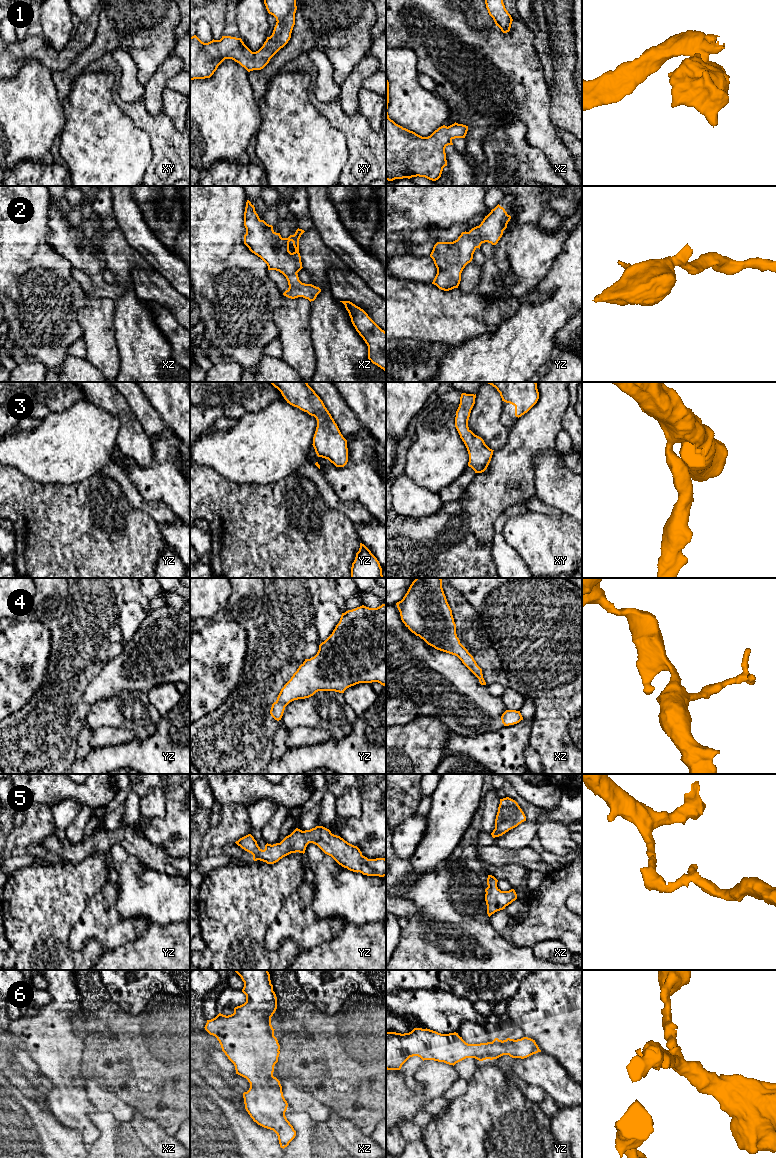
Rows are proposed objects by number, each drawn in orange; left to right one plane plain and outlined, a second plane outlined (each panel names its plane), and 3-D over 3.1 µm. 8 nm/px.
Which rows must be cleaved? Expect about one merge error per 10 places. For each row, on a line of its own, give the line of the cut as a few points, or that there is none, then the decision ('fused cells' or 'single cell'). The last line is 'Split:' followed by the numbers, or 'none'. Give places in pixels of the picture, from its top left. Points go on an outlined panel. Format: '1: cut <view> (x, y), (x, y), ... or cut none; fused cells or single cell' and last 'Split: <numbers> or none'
1: cut none; single cell
2: cut none; single cell
3: cut none; single cell
4: cut none; single cell
5: cut none; single cell
6: cut none; single cell
Split: none

